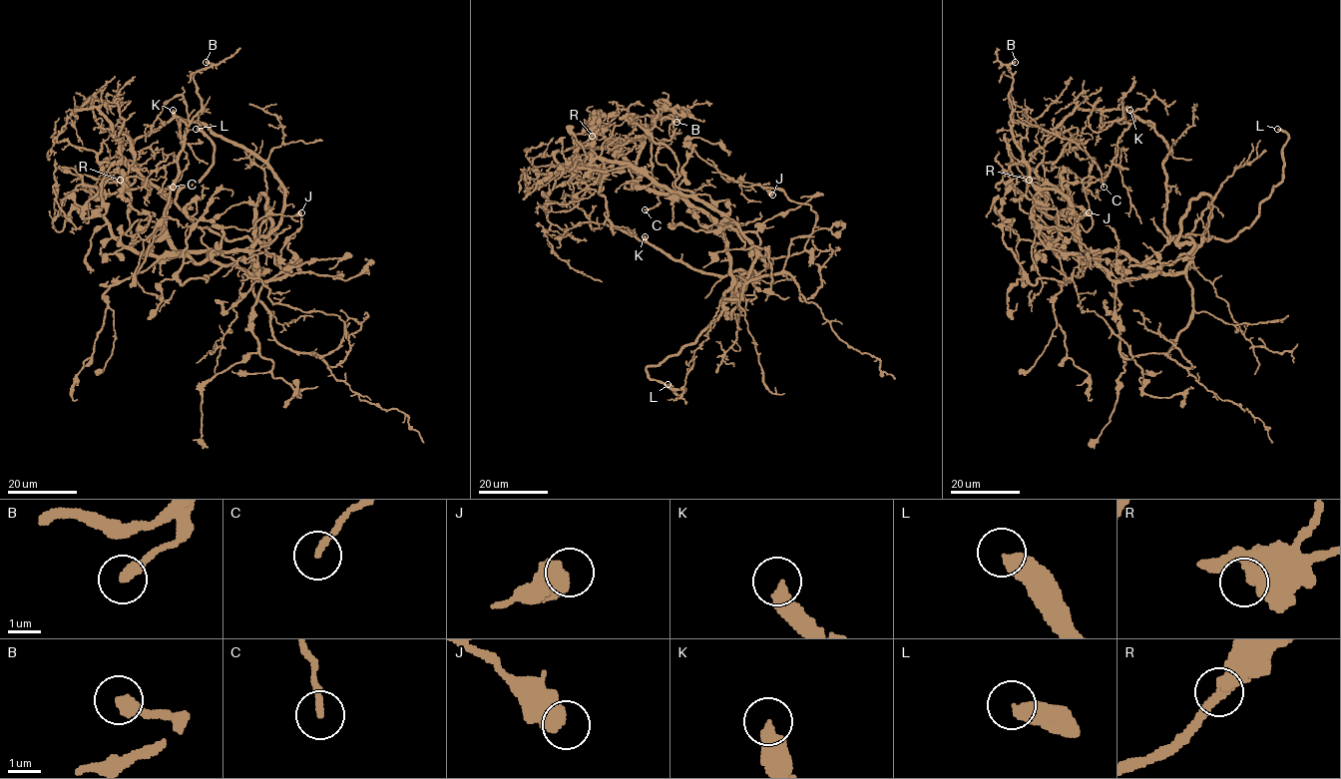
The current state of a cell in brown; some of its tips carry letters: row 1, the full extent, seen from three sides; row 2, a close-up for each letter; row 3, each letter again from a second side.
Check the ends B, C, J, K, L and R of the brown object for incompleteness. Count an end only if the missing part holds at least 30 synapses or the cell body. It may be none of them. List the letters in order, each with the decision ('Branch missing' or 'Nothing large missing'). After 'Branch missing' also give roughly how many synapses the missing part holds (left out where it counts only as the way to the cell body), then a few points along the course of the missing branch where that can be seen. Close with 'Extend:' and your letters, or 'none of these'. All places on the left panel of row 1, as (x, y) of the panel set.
B: Nothing large missing
C: Nothing large missing
J: Nothing large missing
K: Branch missing. Roughly 140 synapses. Course of what is missing: (173, 110), (164, 79), (170, 73), (175, 77), (115, 94), (99, 125)
L: Branch missing. Course of what is missing: (196, 129), (174, 113)
R: Nothing large missing
Extend: K, L

